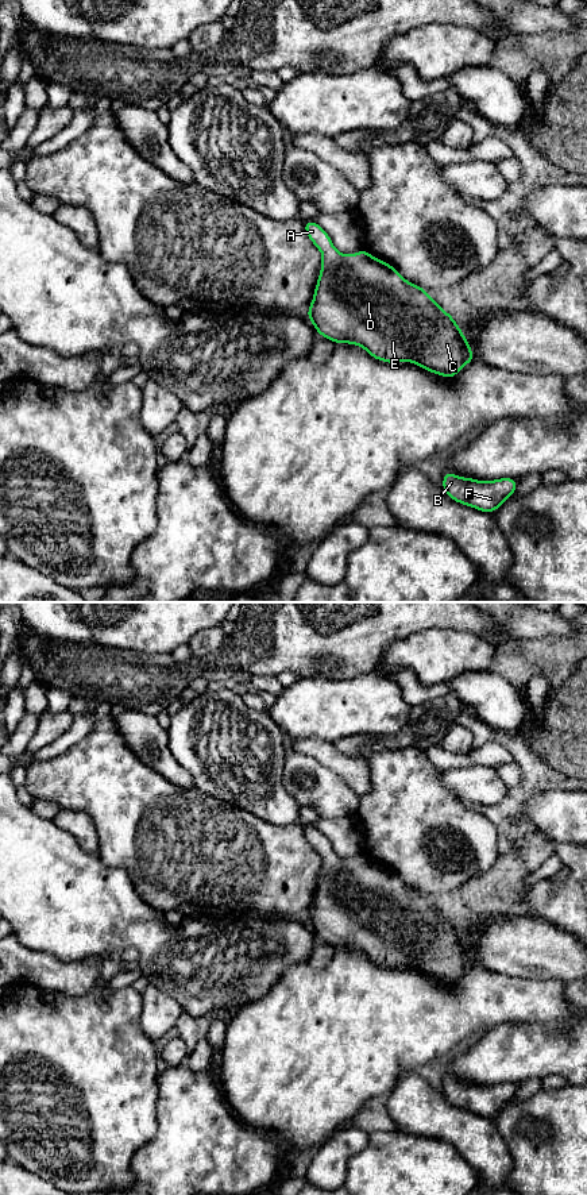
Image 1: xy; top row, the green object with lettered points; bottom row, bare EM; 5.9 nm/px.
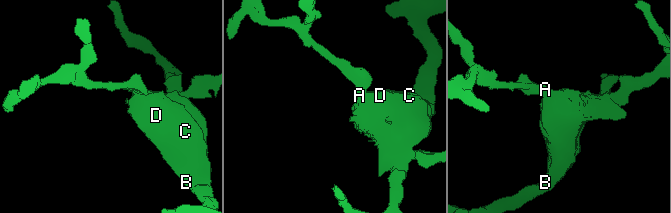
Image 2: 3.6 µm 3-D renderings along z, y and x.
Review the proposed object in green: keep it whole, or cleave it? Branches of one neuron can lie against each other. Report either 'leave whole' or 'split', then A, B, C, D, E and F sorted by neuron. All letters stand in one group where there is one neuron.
leave whole; A B C D E F

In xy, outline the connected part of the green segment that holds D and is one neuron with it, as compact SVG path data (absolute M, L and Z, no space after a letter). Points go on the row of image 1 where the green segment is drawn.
M313 220L305 221L304 230L323 254L321 271L306 312L318 335L335 344L358 344L374 359L387 363L409 361L445 378L453 378L467 363L476 359L455 319L426 293L426 289L408 282L398 270L387 262L374 258L364 248L354 255L340 254L327 231Z

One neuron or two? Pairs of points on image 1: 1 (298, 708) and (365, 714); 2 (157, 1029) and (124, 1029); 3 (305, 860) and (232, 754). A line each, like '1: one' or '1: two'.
1: one
2: two
3: two

